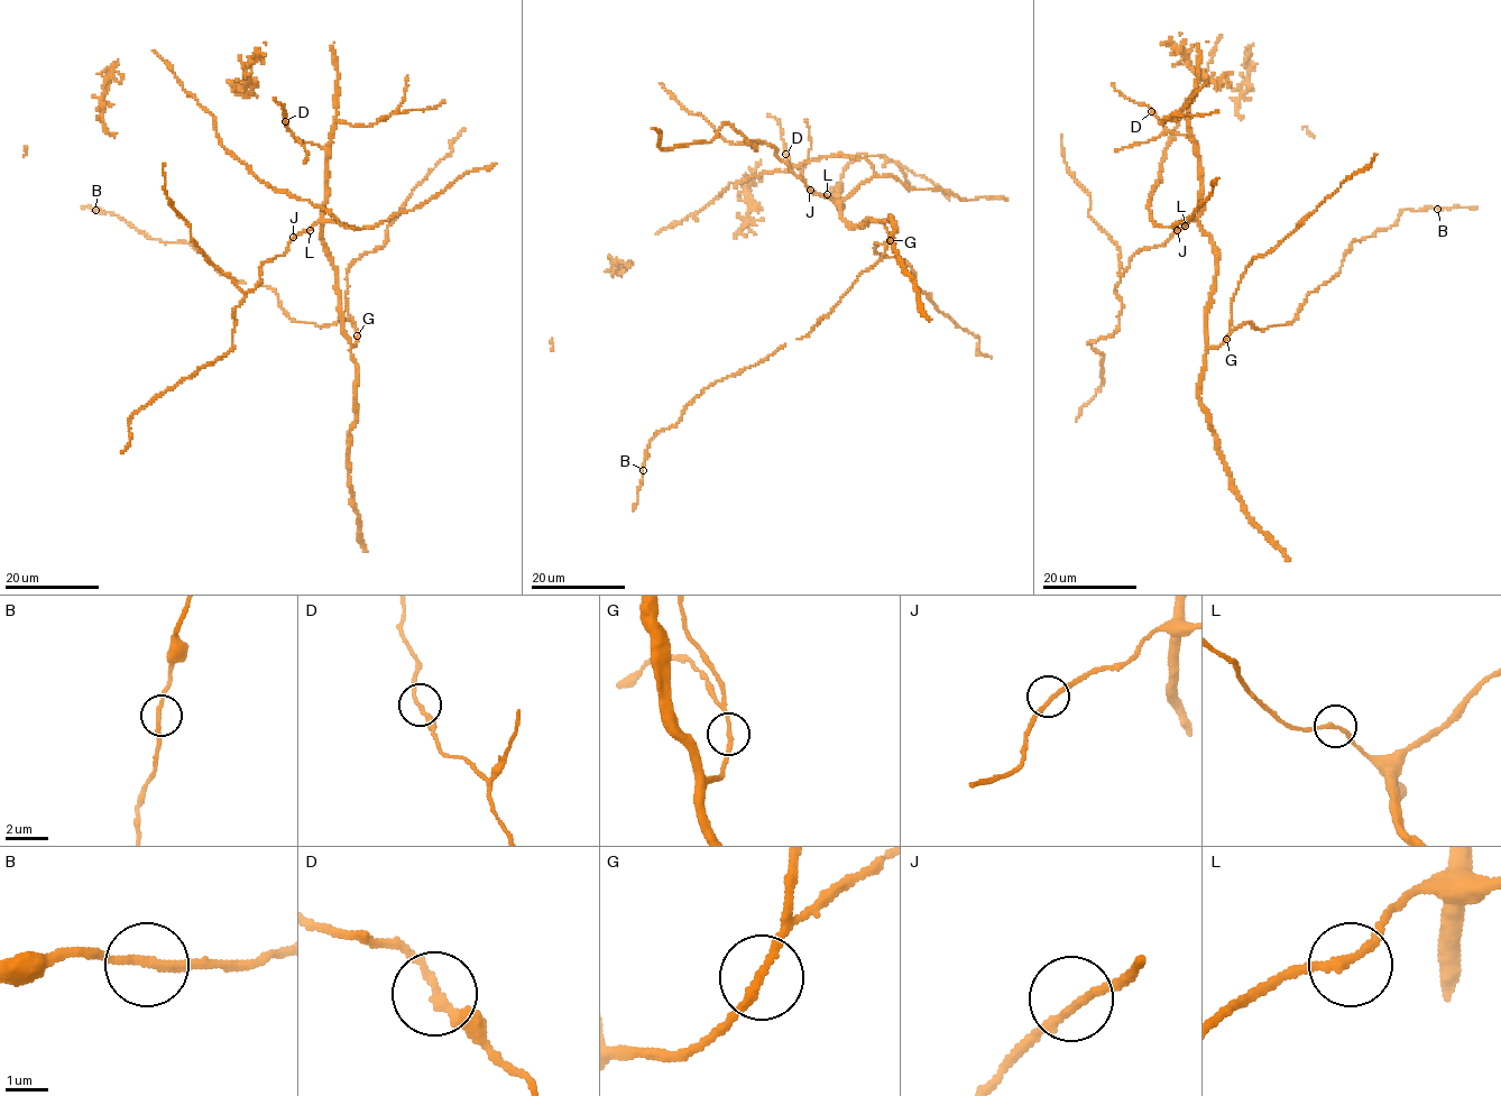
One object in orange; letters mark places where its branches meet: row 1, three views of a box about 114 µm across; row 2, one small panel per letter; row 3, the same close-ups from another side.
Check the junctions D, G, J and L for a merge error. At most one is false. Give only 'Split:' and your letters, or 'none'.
Split: none

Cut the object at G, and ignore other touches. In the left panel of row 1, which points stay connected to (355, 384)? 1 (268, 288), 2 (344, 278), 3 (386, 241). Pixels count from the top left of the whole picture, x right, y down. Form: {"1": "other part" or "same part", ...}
{"1": "other part", "2": "other part", "3": "other part"}

